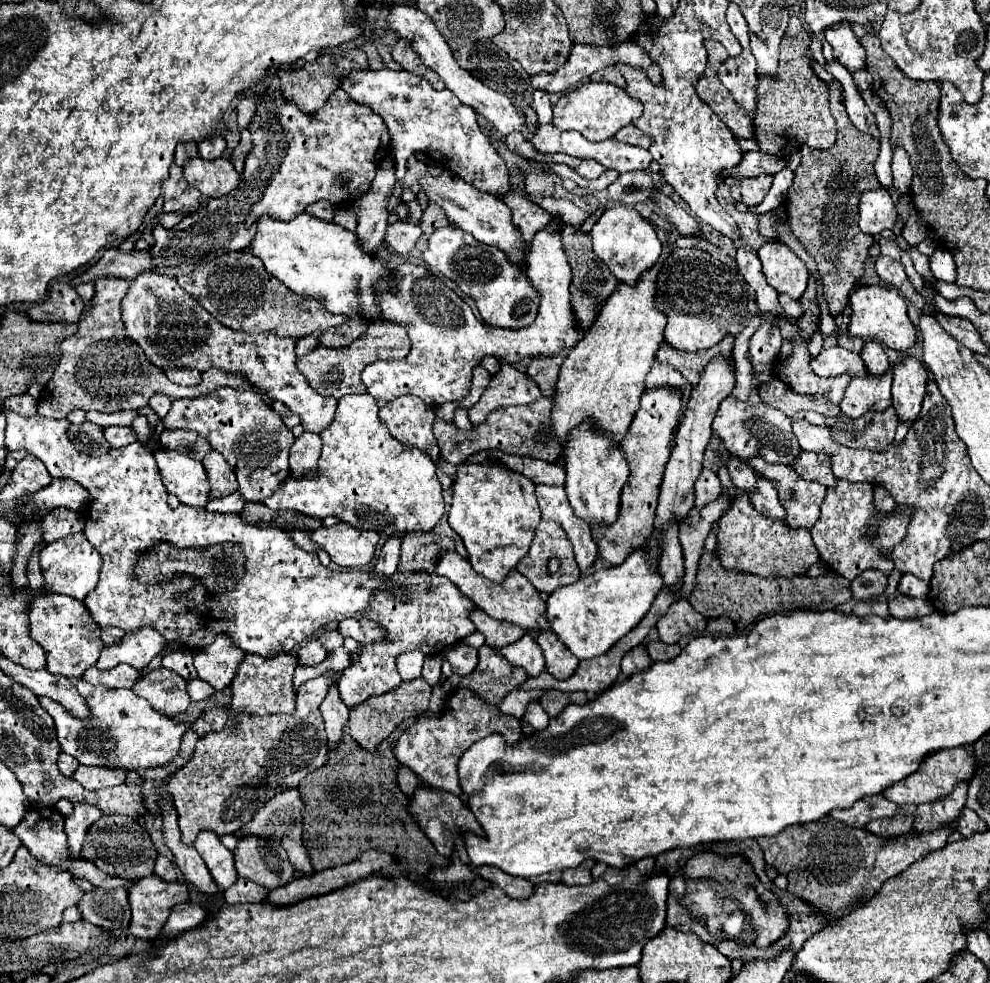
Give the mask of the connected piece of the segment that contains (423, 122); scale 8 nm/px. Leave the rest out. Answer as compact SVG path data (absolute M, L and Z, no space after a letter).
M357 69L347 73L339 85L351 101L359 105L369 105L373 113L381 115L395 155L395 175L402 188L406 175L405 163L411 153L428 153L465 183L487 193L507 193L509 191L509 169L489 139L477 125L477 113L463 105L449 89L435 91L429 81L415 77L407 71L391 69Z

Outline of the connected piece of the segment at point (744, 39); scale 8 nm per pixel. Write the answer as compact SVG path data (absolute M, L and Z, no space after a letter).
M729 3L727 7L727 23L733 31L733 35L739 39L743 49L749 49L749 31L747 31L747 23L745 17L739 13L739 7L735 3Z

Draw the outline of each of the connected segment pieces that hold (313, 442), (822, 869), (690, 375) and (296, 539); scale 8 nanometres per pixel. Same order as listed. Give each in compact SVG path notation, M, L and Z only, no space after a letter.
M303 433L299 439L295 439L291 447L291 473L293 477L301 477L305 473L315 475L315 465L321 457L321 437L313 433Z
M823 819L813 821L811 825L793 825L775 837L759 837L757 843L765 853L765 863L789 879L787 889L791 893L819 909L847 915L855 907L861 907L867 897L877 893L887 879L897 877L927 853L947 845L947 837L953 831L953 827L943 827L923 835L907 833L895 839L881 839L867 829L849 827L835 819Z
M727 335L719 345L711 347L711 349L703 349L699 353L679 353L677 349L671 349L671 345L663 345L657 351L657 359L679 369L679 373L691 383L695 385L695 381L699 381L699 377L703 375L705 365L719 353L731 353L733 351L733 337Z
M289 531L289 537L293 539L293 543L297 543L297 547L307 549L309 553L315 553L319 547L309 539L309 531Z

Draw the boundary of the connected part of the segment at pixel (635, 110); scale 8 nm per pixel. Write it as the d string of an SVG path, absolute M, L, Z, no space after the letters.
M585 83L579 89L565 93L557 105L553 107L553 123L561 131L575 129L589 141L605 141L611 139L621 127L633 123L641 117L641 105L639 101L633 101L633 97L627 95L627 91L619 89L613 83Z

